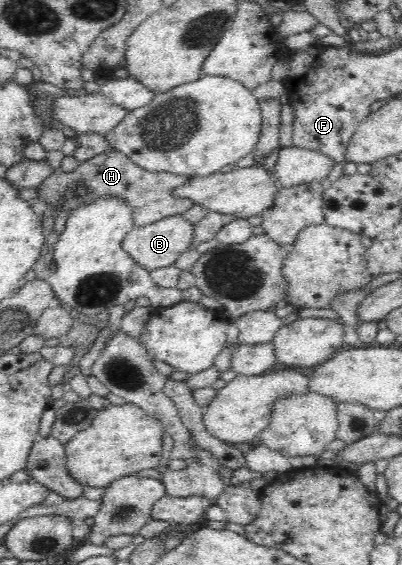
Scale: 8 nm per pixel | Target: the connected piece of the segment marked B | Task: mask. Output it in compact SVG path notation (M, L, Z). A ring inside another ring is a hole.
M180 214L163 218L161 221L153 222L148 226L135 226L121 242L121 246L137 264L149 269L171 266L175 260L189 250L194 235L195 226L183 219Z

